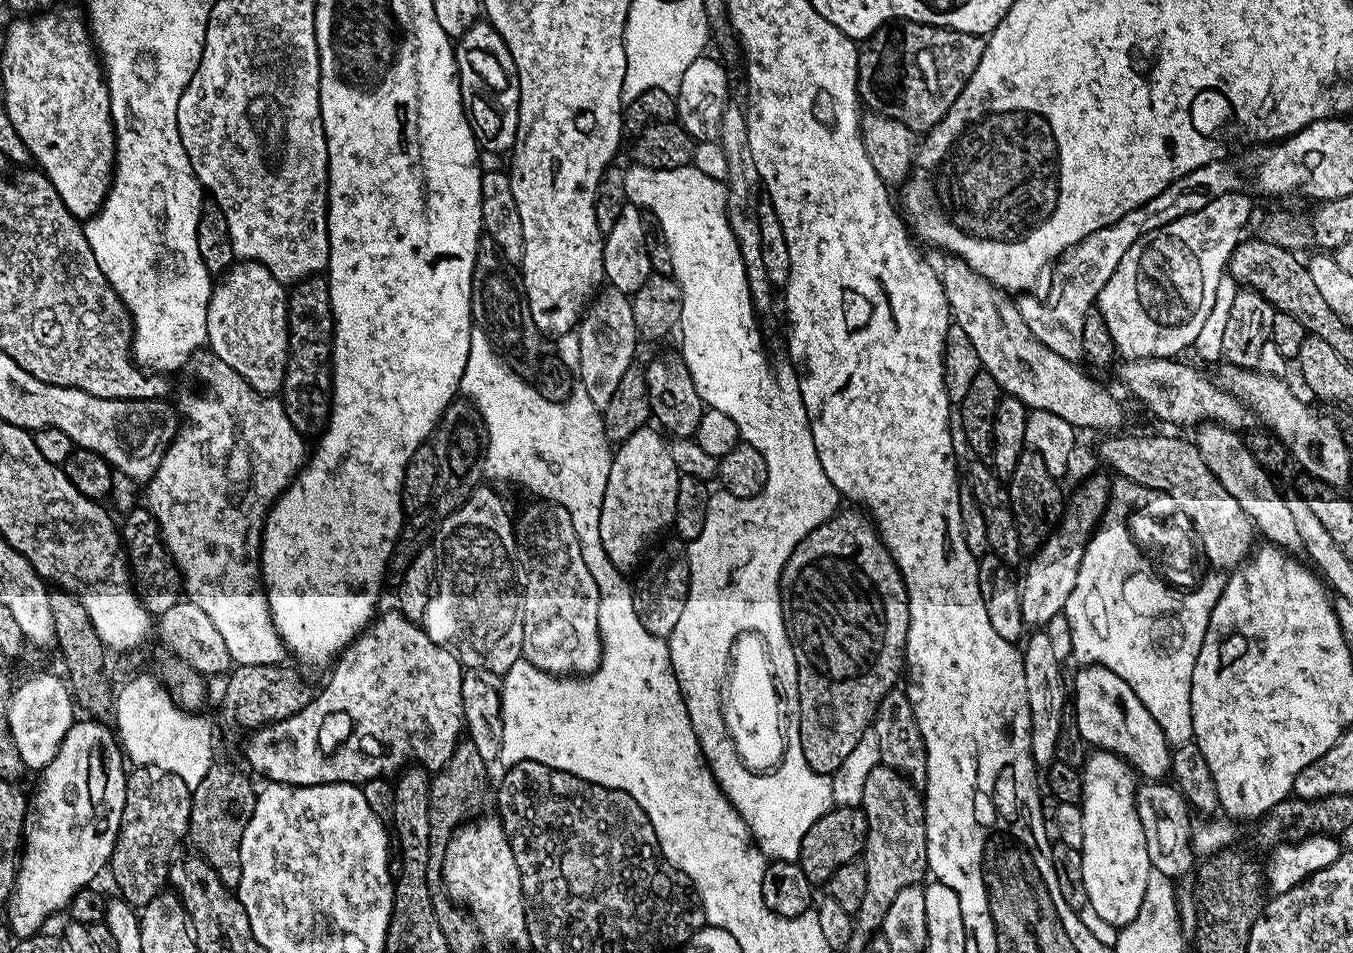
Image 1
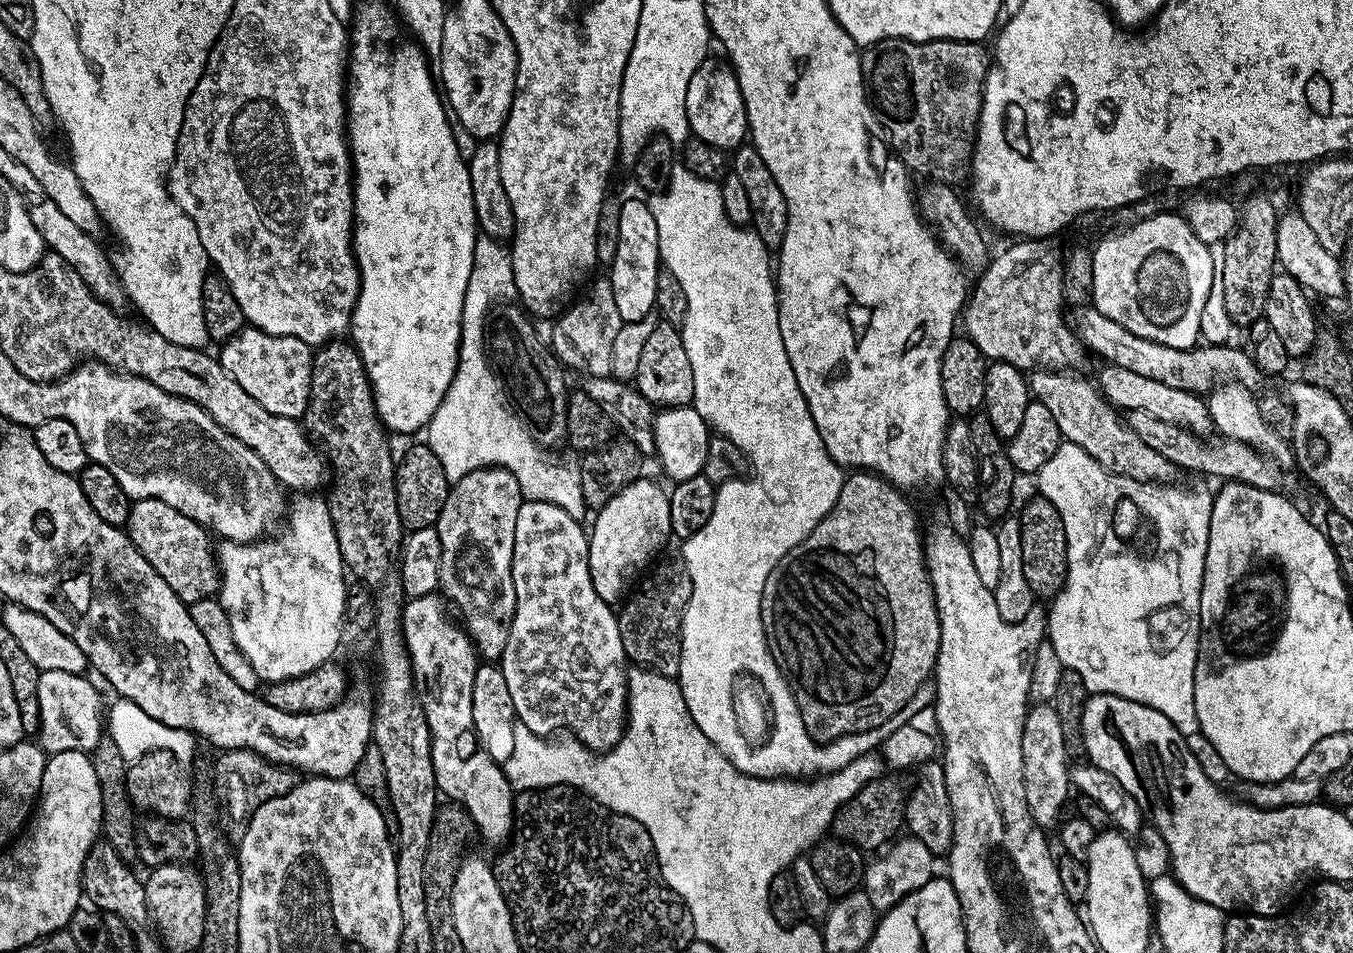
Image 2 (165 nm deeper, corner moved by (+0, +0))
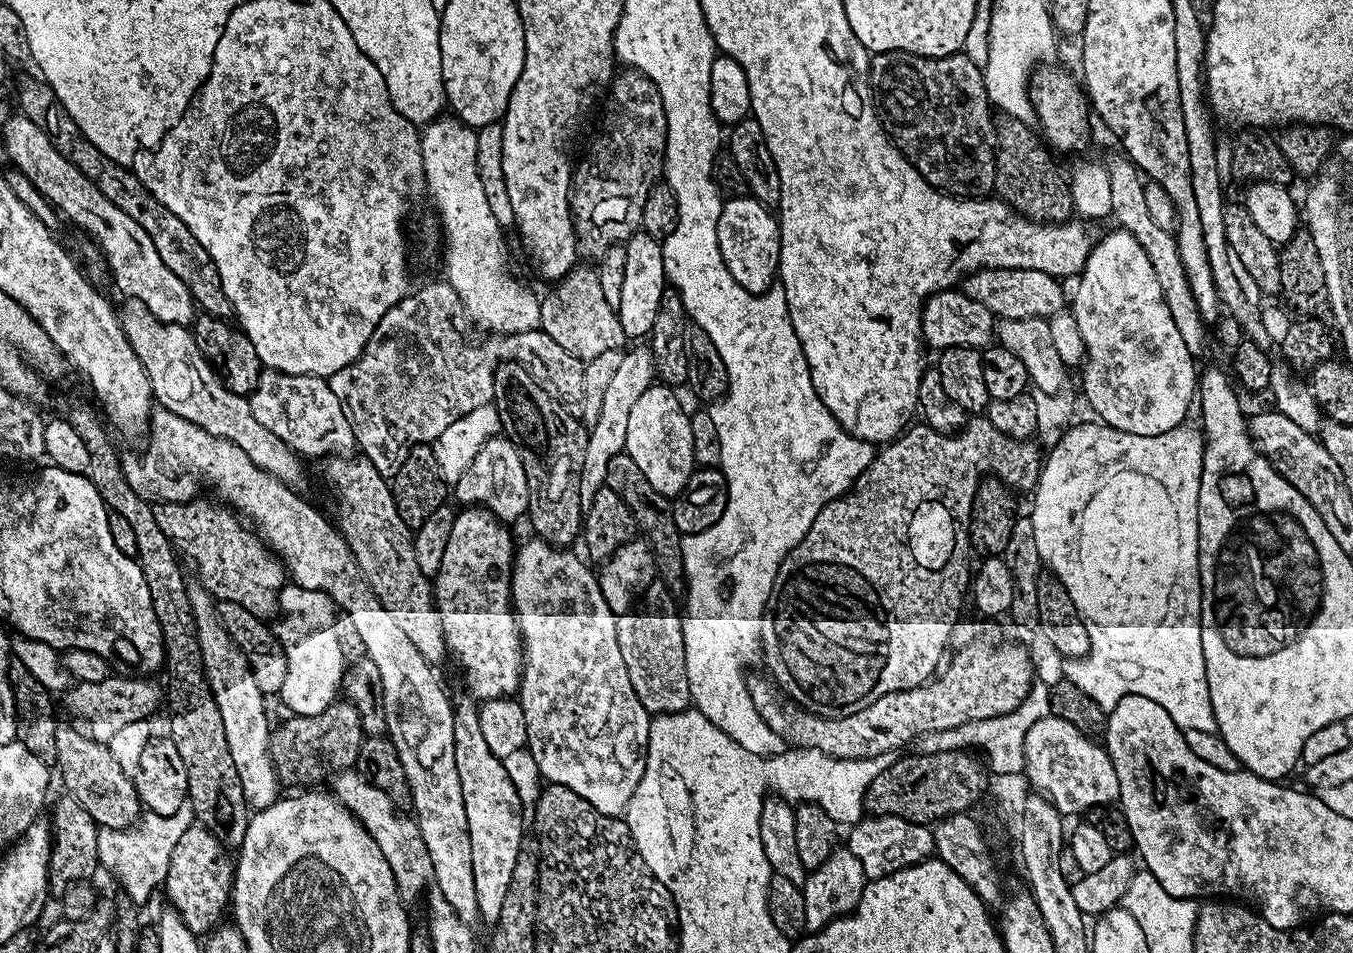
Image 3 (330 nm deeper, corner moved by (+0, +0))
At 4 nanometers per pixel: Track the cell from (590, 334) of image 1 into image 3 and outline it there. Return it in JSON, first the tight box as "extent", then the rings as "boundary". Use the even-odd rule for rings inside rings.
{"extent":[539,266,626,361],"boundary":[[[577,266],[567,272],[540,300],[539,331],[550,334],[562,350],[570,350],[574,358],[590,361],[606,350],[623,349],[626,337],[622,330],[620,313],[606,302],[602,294],[602,282],[598,282],[596,268]]]}

